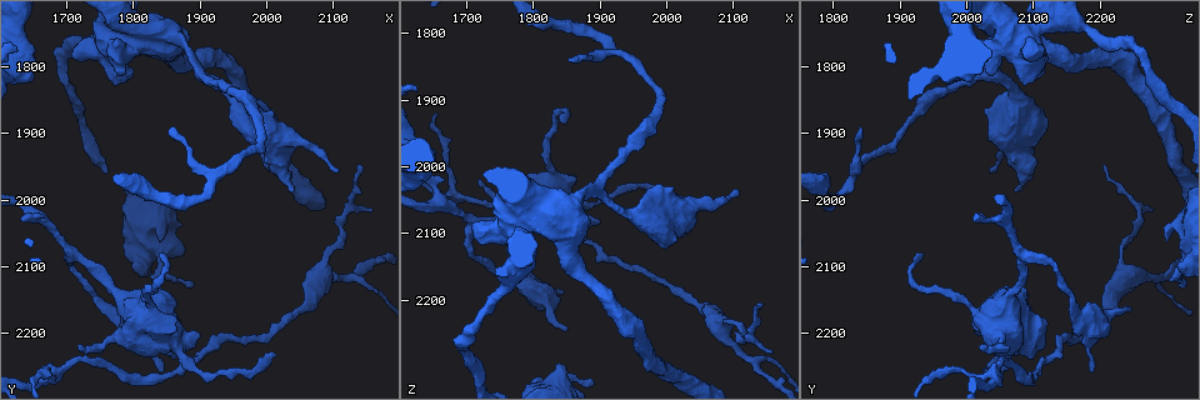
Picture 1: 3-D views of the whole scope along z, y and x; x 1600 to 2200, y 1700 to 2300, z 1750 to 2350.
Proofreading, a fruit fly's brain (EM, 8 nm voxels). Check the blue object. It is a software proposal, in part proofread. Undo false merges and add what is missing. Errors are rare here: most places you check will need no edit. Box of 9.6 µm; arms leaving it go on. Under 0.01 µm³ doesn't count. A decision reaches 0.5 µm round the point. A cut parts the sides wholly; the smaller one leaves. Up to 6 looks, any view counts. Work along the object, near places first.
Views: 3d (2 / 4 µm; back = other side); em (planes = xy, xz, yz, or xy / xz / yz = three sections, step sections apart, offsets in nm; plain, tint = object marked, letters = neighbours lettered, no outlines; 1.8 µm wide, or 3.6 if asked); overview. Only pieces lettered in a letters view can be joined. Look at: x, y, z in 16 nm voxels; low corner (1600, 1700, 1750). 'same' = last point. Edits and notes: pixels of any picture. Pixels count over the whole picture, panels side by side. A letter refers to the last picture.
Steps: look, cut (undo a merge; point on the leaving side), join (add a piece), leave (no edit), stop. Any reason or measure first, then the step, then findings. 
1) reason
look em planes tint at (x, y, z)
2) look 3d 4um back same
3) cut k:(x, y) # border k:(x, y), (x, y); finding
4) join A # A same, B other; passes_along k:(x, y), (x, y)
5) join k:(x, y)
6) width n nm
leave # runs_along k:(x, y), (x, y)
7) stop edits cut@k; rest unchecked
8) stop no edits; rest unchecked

free end
look 3d 4um at (1850, 2155, 2240)

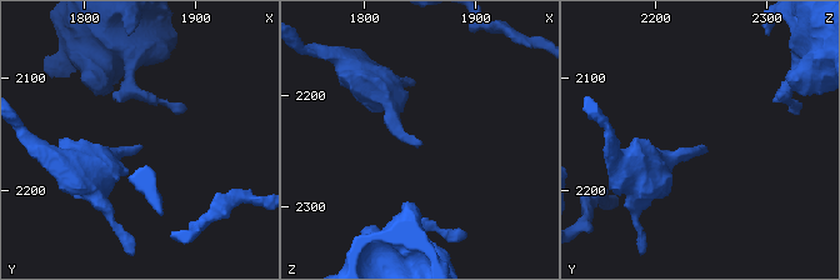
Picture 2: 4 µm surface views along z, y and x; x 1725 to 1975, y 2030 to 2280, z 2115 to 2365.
look em planes letters at (1852, 2160, 2244)

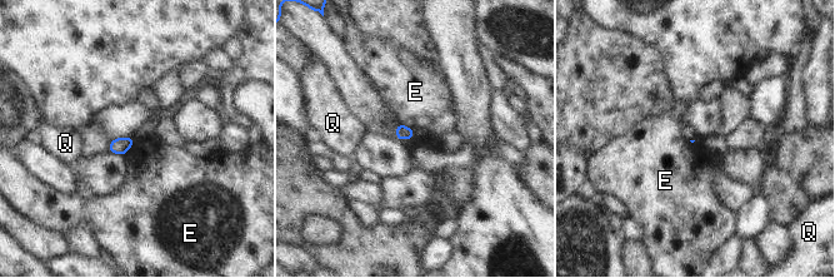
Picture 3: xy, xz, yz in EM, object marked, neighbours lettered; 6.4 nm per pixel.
leave # E other, Q other; none of them fits

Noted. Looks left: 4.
free end
look em planes letters at (1845, 2255, 2185)

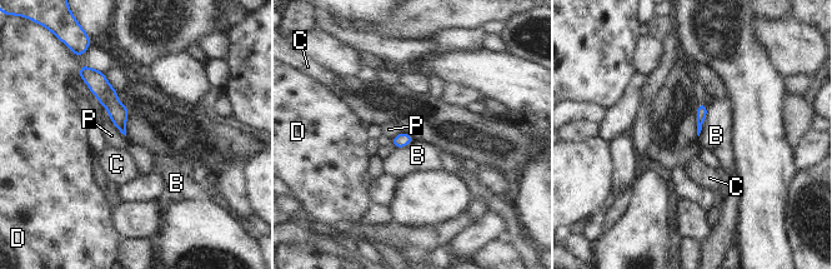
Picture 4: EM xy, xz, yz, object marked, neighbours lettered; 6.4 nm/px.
leave # B other, C other, D other, P other; no lettered piece goes on from it

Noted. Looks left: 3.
side arm on a straight run
look 3d 2um at (1750, 2225, 2055)

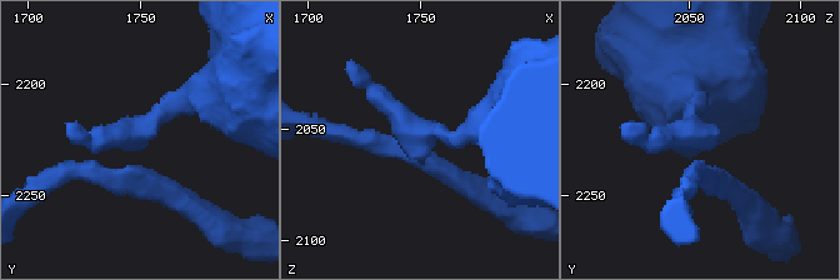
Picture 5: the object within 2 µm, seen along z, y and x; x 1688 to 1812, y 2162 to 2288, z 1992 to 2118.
look em 3.6um yz step 8 tint at (1751, 2222, 2053)

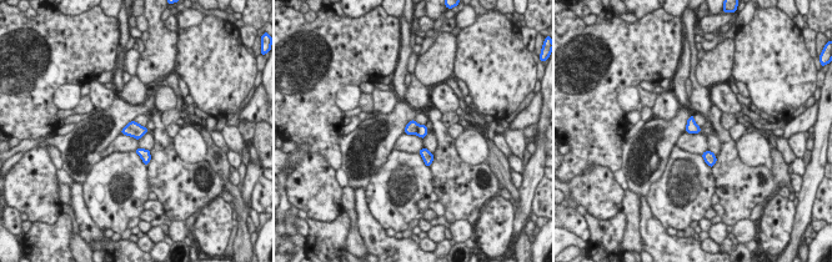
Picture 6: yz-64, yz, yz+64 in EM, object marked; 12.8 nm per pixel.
another direction
look em 3.6um planes letters same

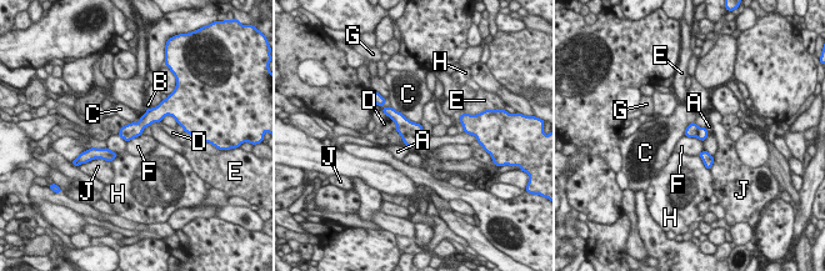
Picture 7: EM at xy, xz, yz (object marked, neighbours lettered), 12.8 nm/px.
longest_contact D 500 nm
leave # A other, B other, C other, D other, E other, F other, G other, H other, J other; border 7:(684, 135), (699, 137), (703, 141); all the same cell

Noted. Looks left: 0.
stop no edits; rest unchecked

